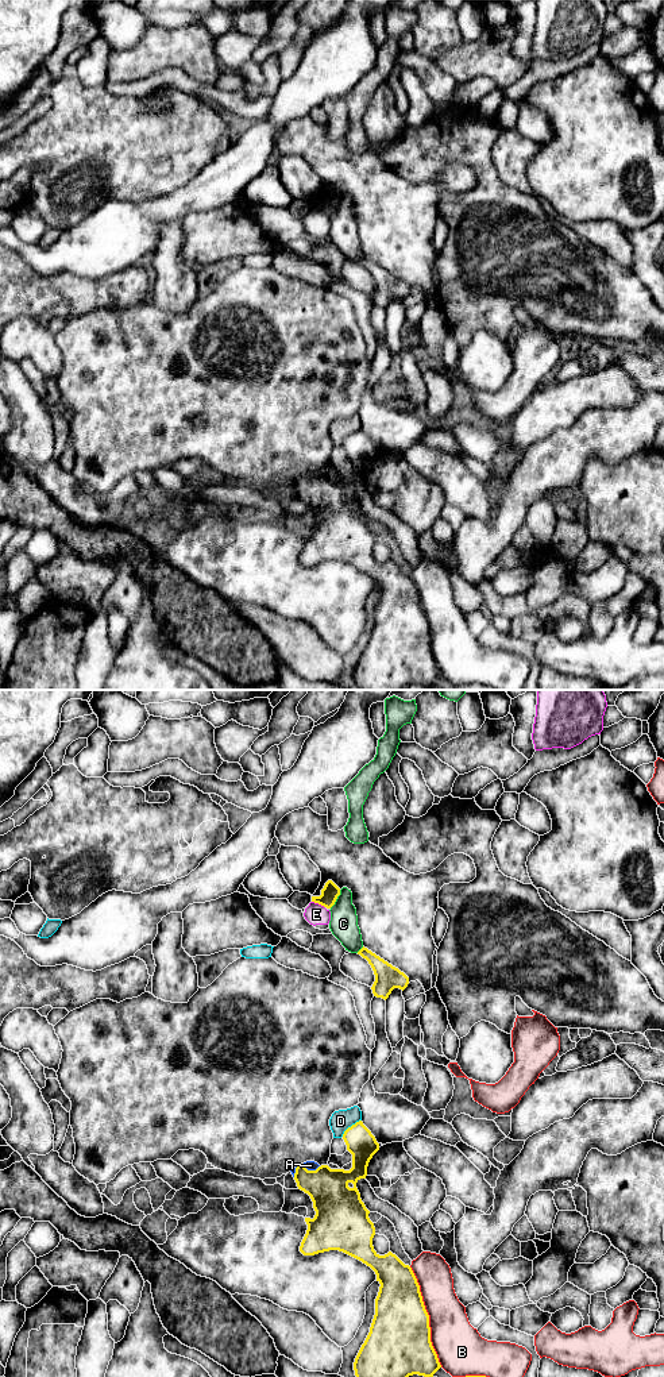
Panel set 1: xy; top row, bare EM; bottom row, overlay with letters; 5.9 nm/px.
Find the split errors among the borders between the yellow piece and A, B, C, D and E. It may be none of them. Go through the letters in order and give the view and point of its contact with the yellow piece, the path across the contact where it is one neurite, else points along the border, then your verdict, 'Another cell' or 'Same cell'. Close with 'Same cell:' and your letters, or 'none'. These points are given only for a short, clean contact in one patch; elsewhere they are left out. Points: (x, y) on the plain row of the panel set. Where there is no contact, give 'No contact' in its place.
A: Touches yellow at xy (311, 479). Path across: xy (335, 512), (331, 502), (311, 479), (311, 474). Same cell
B: Touches yellow at xy (428, 625). Another cell
C: Touches yellow at xy (336, 207). Another cell
D: Touches yellow at xy (351, 435). Another cell
E: Touches yellow at xy (319, 212). Boundary: xy (312, 209), (324, 216). Another cell
Same cell: A

